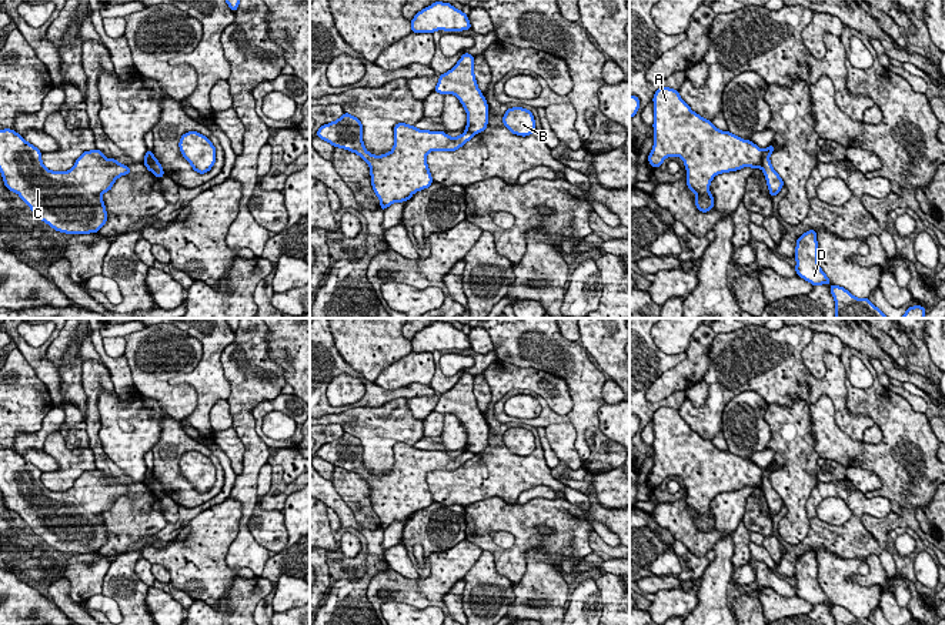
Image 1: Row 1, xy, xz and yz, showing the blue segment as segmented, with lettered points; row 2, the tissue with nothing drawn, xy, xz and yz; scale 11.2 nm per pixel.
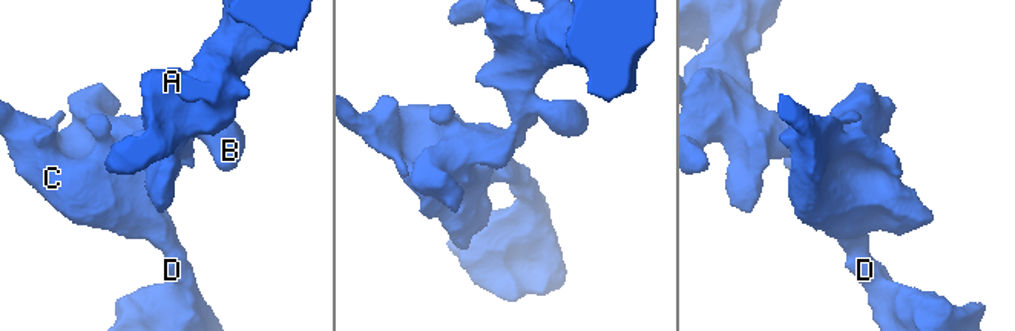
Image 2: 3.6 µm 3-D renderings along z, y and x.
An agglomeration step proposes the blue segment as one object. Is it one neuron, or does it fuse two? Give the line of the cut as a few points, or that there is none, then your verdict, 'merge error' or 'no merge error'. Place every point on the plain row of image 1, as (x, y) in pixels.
xy (150, 473), (152, 490) | merge error

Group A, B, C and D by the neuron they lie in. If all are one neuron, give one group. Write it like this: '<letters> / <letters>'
A B / C D

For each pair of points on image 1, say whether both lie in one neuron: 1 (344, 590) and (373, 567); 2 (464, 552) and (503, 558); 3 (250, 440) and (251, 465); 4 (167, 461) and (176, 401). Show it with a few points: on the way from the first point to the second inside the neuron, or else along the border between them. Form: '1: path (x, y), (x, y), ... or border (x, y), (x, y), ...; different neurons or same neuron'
1: path (353, 590), (369, 575); same neuron
2: border (466, 538), (481, 551); different neurons
3: path (251, 445), (251, 460); same neuron
4: border (169, 414), (179, 421); different neurons

